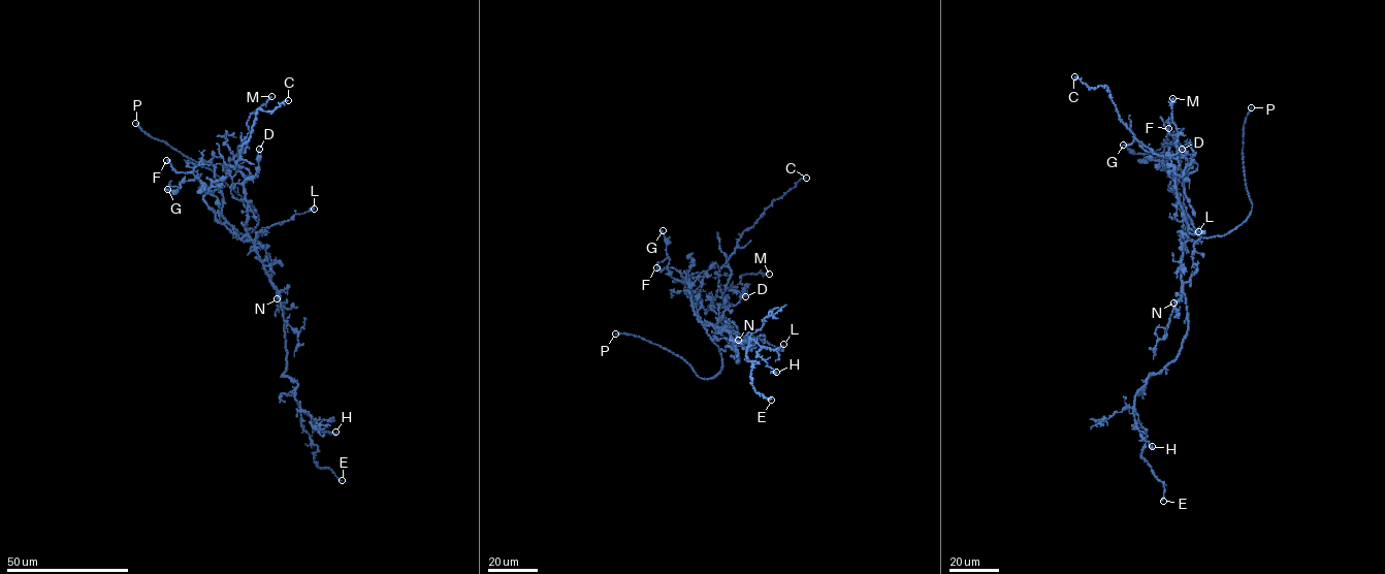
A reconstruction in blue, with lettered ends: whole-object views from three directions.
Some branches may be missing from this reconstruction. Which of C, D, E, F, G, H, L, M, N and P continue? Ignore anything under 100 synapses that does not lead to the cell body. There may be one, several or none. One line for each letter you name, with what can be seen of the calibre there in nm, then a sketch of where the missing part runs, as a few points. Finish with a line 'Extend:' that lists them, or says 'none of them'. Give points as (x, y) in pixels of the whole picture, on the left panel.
P: 240 nm thick
Extend: P

